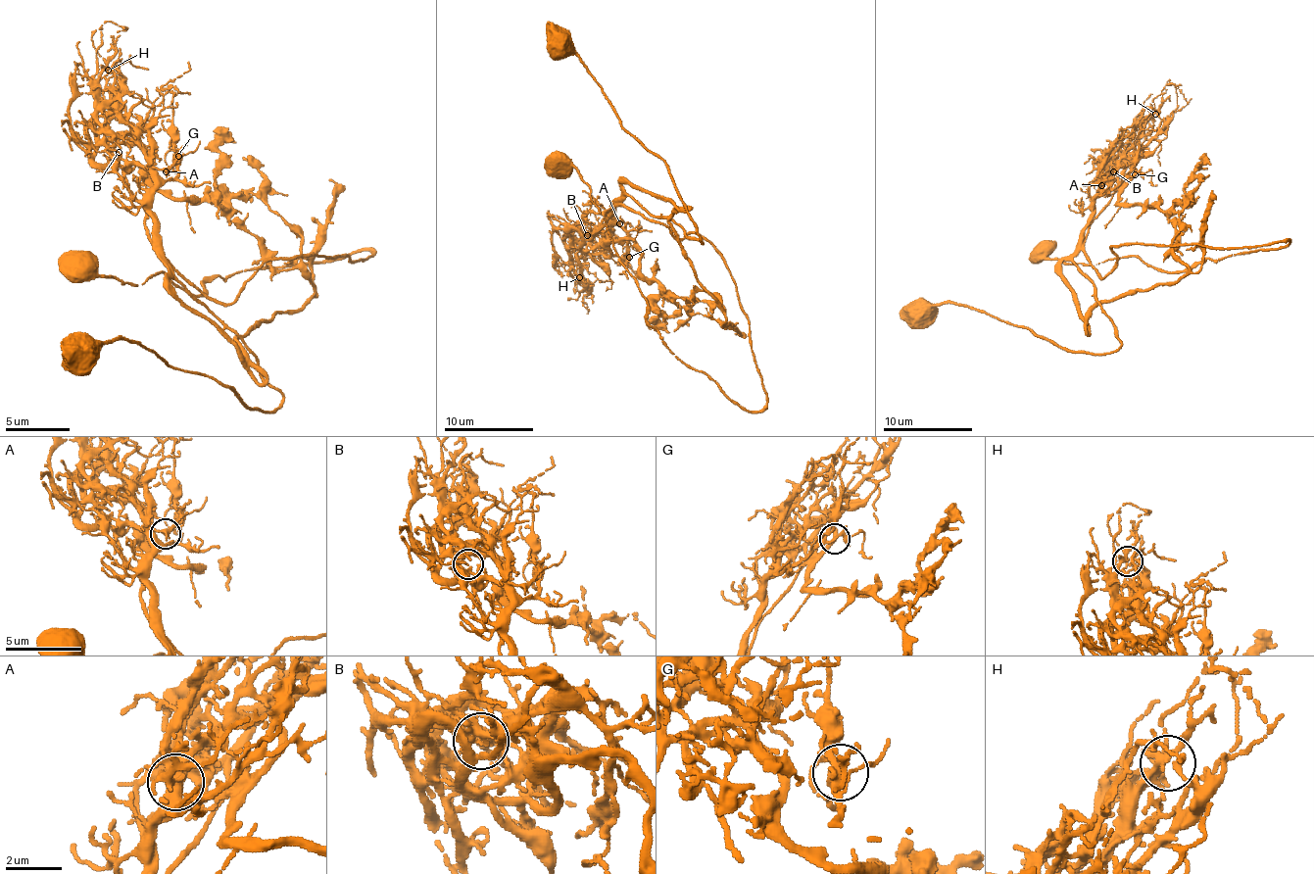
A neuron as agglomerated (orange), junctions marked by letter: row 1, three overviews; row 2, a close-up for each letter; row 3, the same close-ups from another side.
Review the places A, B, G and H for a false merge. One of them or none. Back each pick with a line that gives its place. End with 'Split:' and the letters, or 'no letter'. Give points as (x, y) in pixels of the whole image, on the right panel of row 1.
B: Place: (1113, 171)
Split: B

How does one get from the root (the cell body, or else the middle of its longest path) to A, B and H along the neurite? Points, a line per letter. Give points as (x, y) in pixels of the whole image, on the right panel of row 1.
A: (920, 315), (964, 304), (1065, 349), (1112, 353), (1121, 344), (1117, 328), (1072, 259), (1101, 185)
B: (920, 315), (964, 304), (1065, 349), (1112, 353), (1121, 344), (1117, 328), (1072, 259), (1112, 171)
H: (920, 315), (964, 304), (1065, 349), (1112, 353), (1121, 344), (1117, 328), (1072, 259), (1155, 114)

